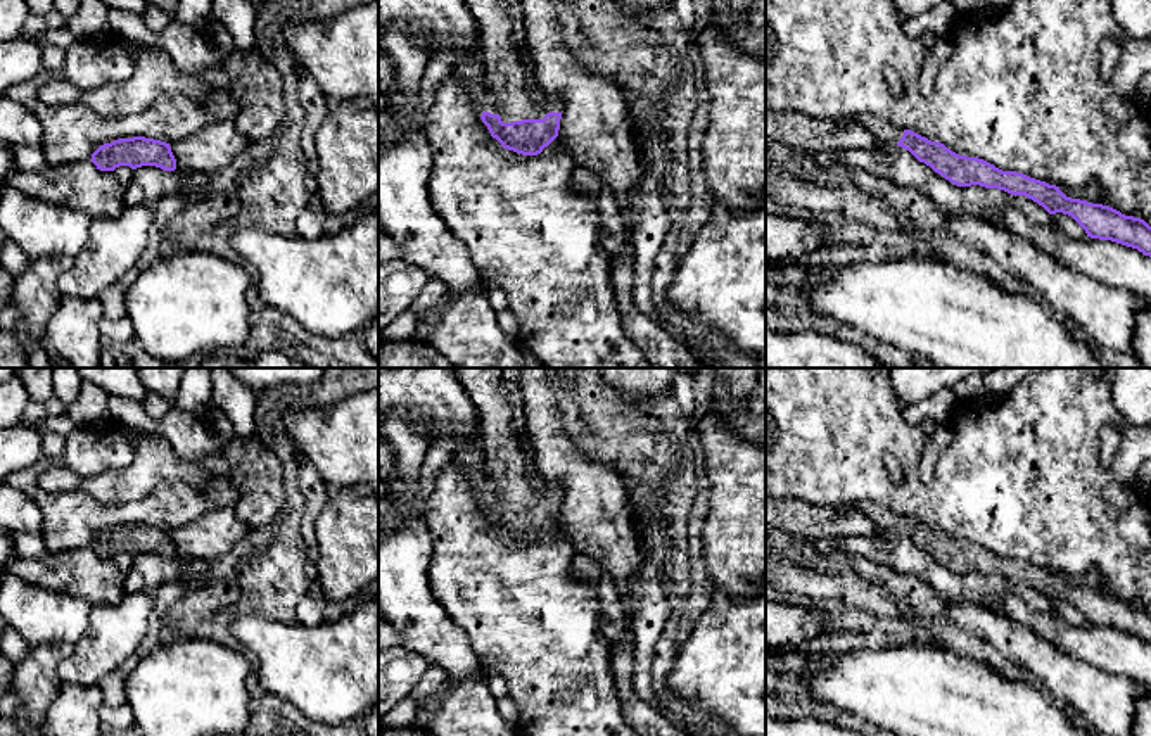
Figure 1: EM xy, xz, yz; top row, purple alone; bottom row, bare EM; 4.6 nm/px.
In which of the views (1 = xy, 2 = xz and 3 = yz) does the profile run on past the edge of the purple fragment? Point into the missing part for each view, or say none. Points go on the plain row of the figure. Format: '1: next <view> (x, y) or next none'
1: next none
2: next xz (507, 479)
3: next yz (883, 519)

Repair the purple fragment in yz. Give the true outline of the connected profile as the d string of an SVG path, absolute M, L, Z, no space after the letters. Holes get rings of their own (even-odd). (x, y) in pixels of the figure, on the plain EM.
M881 503L845 504L840 506L840 511L843 513L850 506L857 506L878 529L909 537L919 549L925 549L957 574L980 572L1011 582L1025 582L1049 601L1063 600L1072 603L1091 625L1111 627L1151 644L1151 613L1141 605L1125 603L1110 593L1066 584L1056 572L1023 560L1002 558L983 546L959 542L944 530L932 529L911 517L900 517Z

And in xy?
M145 523L119 525L104 530L92 541L90 548L100 558L114 558L119 553L130 553L131 556L142 553L156 553L164 558L176 556L176 546L169 530Z

